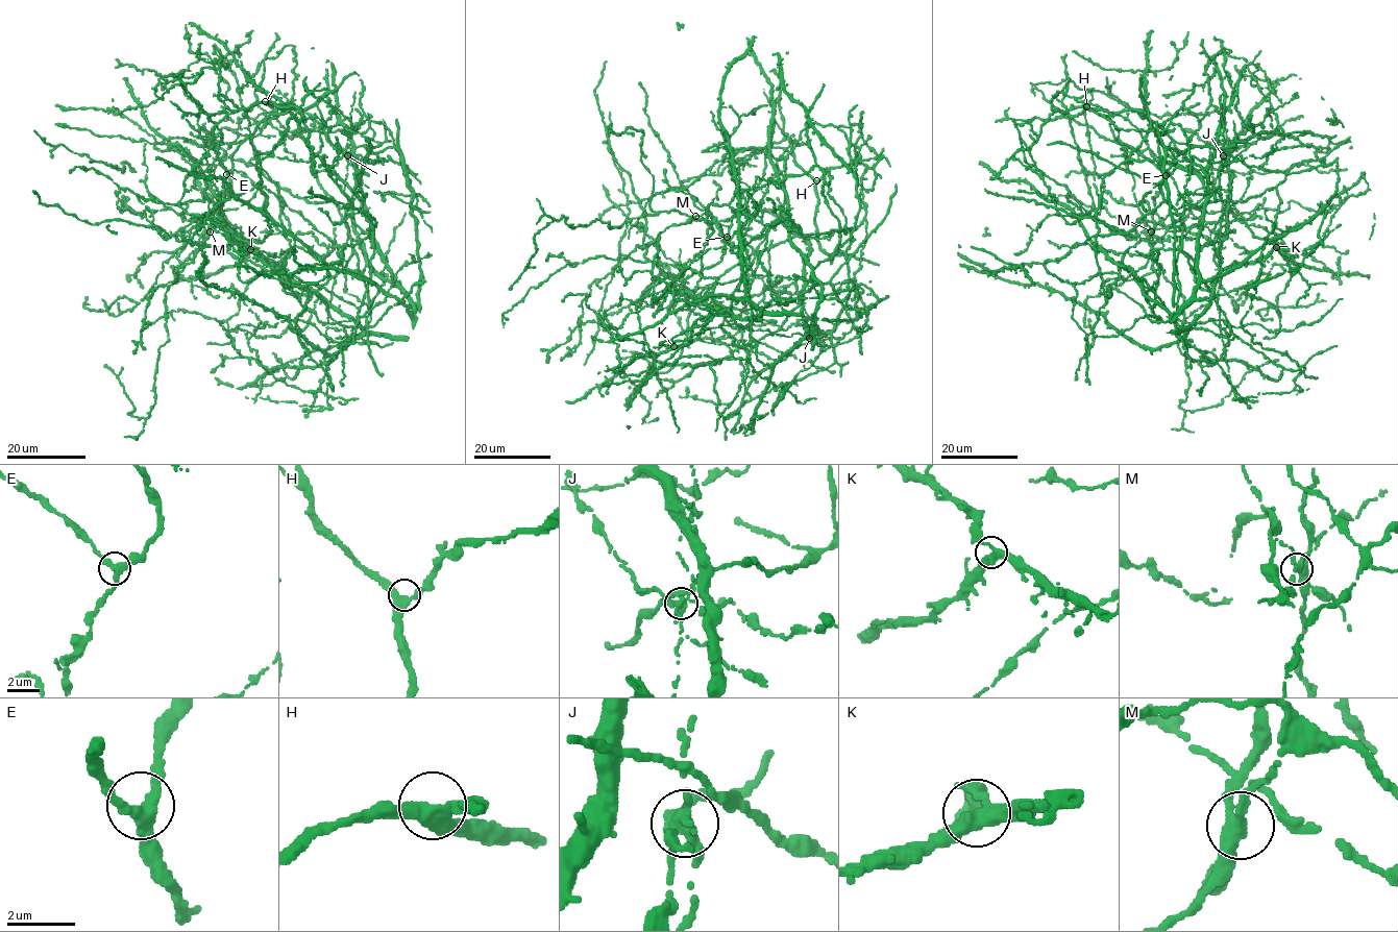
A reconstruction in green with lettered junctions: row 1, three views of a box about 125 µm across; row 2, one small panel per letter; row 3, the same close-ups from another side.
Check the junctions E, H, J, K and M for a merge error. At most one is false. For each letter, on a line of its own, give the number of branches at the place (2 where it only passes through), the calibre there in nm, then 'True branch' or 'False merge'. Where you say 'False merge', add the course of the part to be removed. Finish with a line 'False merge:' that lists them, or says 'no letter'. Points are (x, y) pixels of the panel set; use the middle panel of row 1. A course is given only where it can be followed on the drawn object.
E: Branches: 3. Thickness 360 nm. True branch
H: Branches: 3. Thickness 360 nm. True branch
J: Branches: 3. Thickness 360 nm. False merge. Course of the part to remove: (809, 338), (804, 339), (801, 334), (780, 336), (731, 323), (706, 327), (688, 340), (671, 341), (739, 301)
K: Branches: 3. Thickness 360 nm. True branch
M: Branches: 3. Thickness 320 nm. True branch
False merge: J

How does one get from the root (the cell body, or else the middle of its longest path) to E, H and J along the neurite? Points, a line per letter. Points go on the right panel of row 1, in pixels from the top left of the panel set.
E: (1188, 261), (1164, 202), (1098, 232), (1102, 178), (1147, 135), (1147, 108), (1172, 140), (1166, 175)
H: (1188, 261), (1164, 202), (1127, 232), (1098, 232), (1102, 178), (1150, 121), (1148, 108), (1086, 106)
J: (1188, 261), (1181, 249), (1180, 216), (1164, 199), (1160, 182), (1177, 156), (1190, 147), (1221, 148), (1223, 156)

